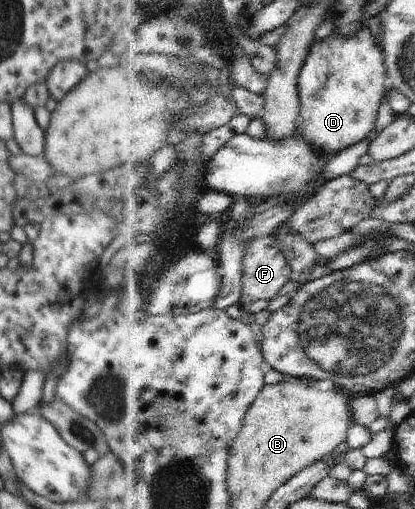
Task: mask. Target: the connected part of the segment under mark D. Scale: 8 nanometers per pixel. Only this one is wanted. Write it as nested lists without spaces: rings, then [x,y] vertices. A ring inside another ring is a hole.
[[[369,27],[353,40],[333,34],[322,42],[315,43],[302,68],[298,84],[302,104],[300,125],[303,127],[303,134],[306,135],[307,140],[312,141],[313,146],[321,149],[321,152],[327,154],[330,159],[367,140],[377,128],[381,106],[388,94],[388,79],[386,54],[377,45],[375,34],[369,30]]]

